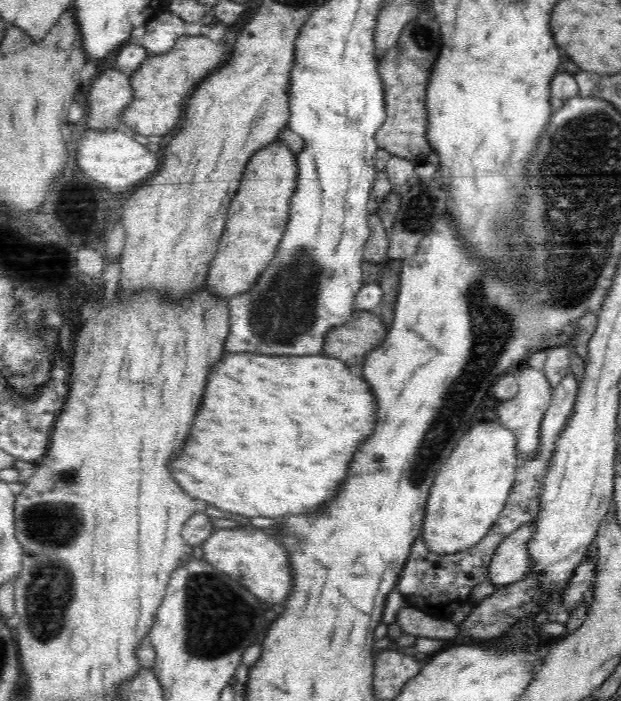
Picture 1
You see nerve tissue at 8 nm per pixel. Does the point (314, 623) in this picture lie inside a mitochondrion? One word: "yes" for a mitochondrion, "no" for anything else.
no

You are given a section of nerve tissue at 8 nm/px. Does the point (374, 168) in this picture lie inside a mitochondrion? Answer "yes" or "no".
no

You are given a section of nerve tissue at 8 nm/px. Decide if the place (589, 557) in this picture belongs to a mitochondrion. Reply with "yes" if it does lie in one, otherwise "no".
no

